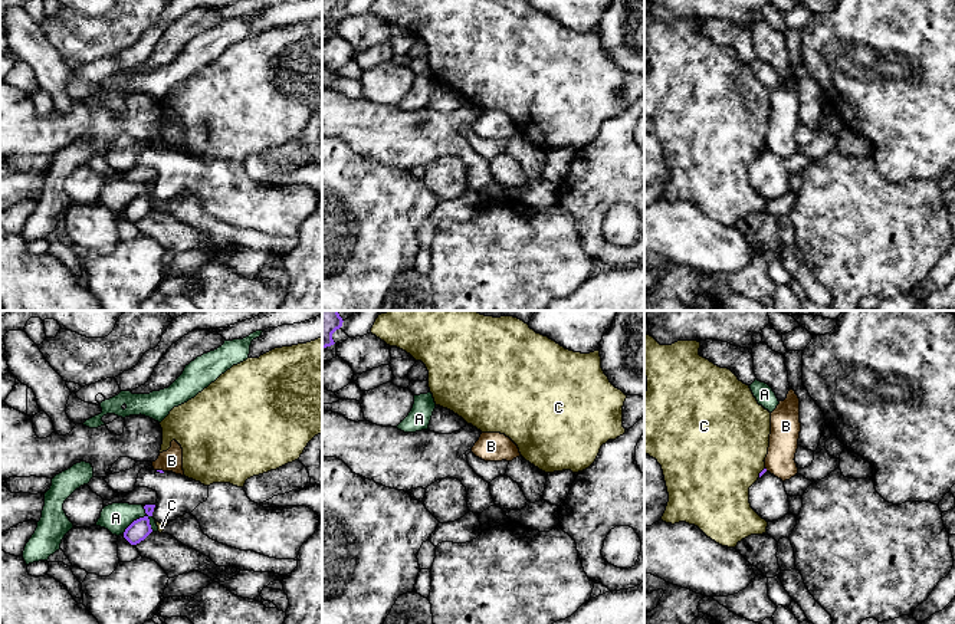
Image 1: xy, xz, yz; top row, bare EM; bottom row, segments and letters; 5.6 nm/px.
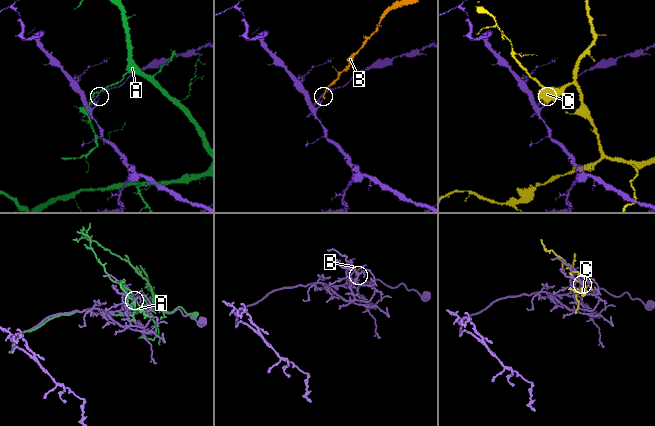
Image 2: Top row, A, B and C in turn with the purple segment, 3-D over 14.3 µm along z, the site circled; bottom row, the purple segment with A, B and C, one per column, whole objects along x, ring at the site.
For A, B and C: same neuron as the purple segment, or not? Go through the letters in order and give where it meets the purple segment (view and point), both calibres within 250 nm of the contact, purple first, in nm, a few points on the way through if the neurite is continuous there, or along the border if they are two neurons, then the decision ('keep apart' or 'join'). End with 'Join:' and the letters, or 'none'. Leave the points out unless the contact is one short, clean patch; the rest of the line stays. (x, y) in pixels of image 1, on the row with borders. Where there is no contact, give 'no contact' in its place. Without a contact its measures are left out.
A: meets purple in xy at (137, 519); 110 nm thick on the purple side, 160 nm on the other; border along xy (144, 506), (145, 514), (137, 518), (122, 534); keep apart
B: meets purple in xy at (160, 470); 20 nm thick on the purple side, 130 nm on the other; border along xy (157, 469), (163, 472); keep apart
C: meets purple in yz at (761, 472); 20 nm thick on the purple side, 480 nm on the other; keep apart
Join: none

